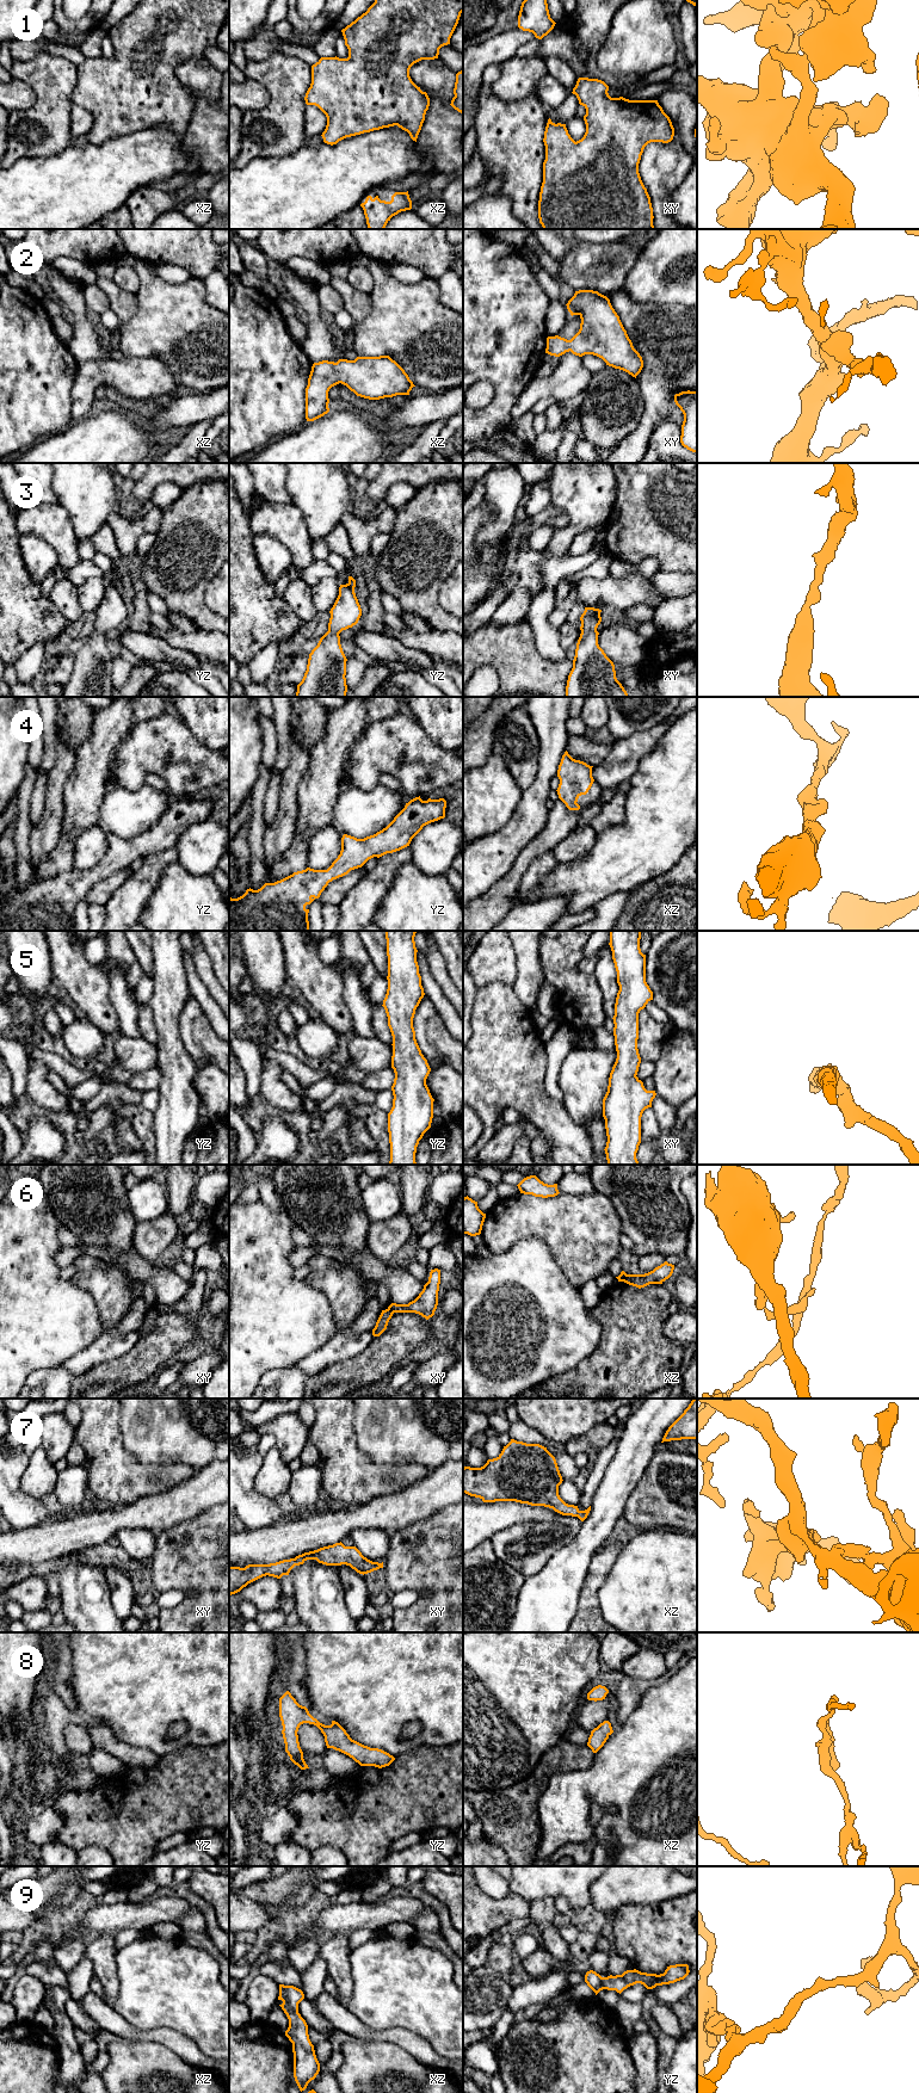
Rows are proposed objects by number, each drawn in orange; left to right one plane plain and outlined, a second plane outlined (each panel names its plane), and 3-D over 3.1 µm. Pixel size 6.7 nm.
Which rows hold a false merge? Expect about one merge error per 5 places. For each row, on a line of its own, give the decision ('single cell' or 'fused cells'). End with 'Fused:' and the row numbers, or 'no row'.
1: single cell
2: single cell
3: single cell
4: single cell
5: single cell
6: fused cells
7: single cell
8: single cell
9: single cell
Fused: 6

